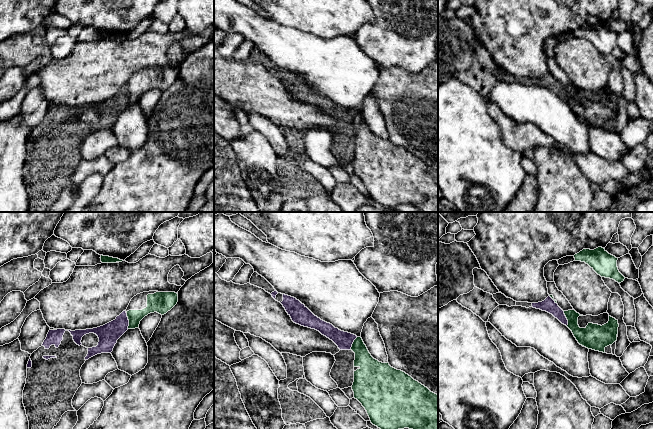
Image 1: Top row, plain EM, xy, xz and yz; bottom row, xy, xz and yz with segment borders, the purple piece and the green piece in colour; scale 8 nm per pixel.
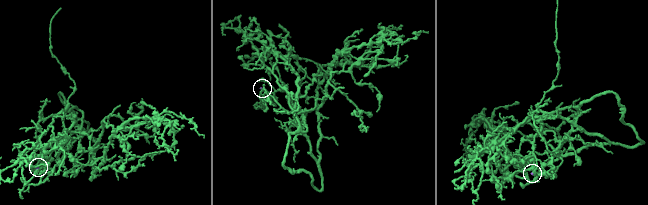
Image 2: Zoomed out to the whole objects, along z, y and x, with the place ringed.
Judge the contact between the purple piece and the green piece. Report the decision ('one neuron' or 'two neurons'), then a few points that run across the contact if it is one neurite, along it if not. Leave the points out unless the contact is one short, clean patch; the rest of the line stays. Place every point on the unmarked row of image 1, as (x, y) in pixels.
two neurons

